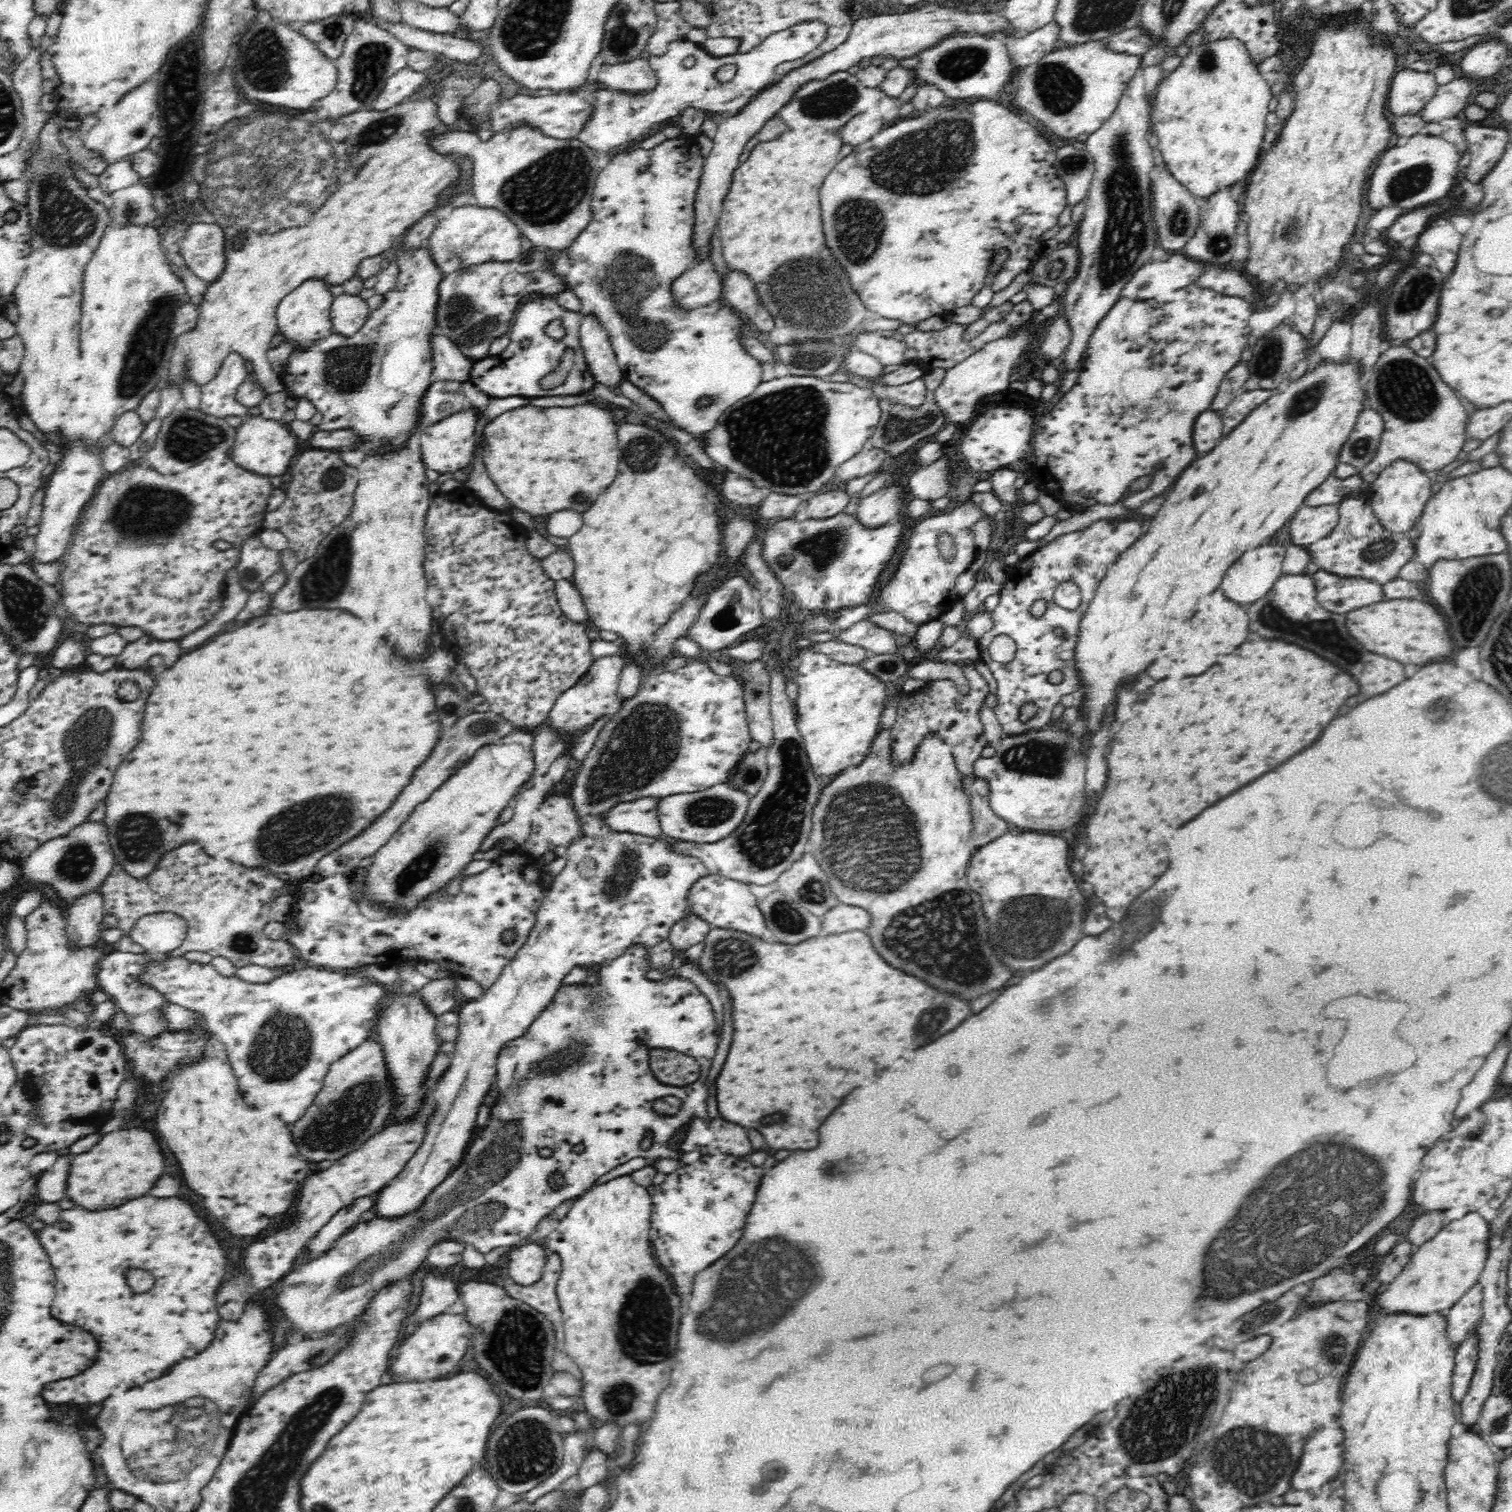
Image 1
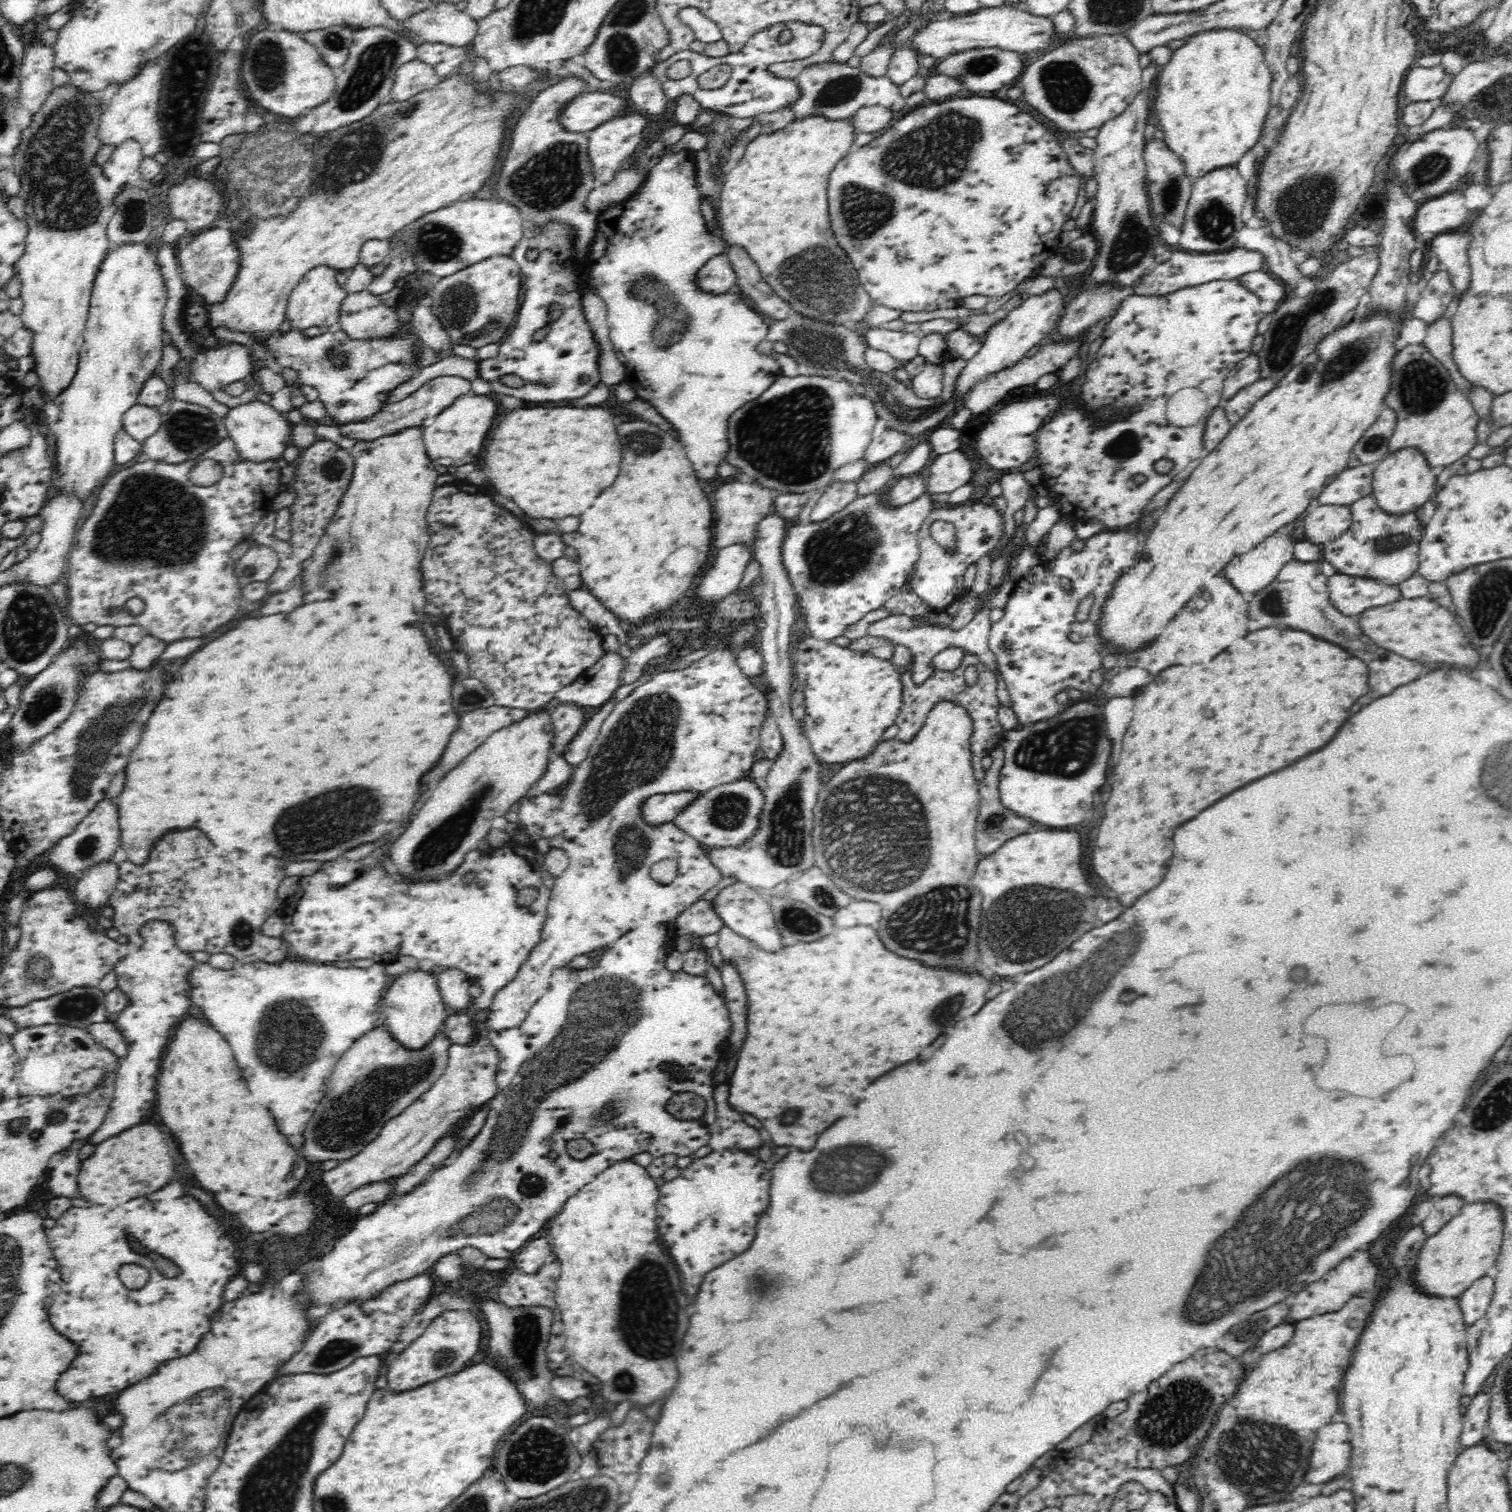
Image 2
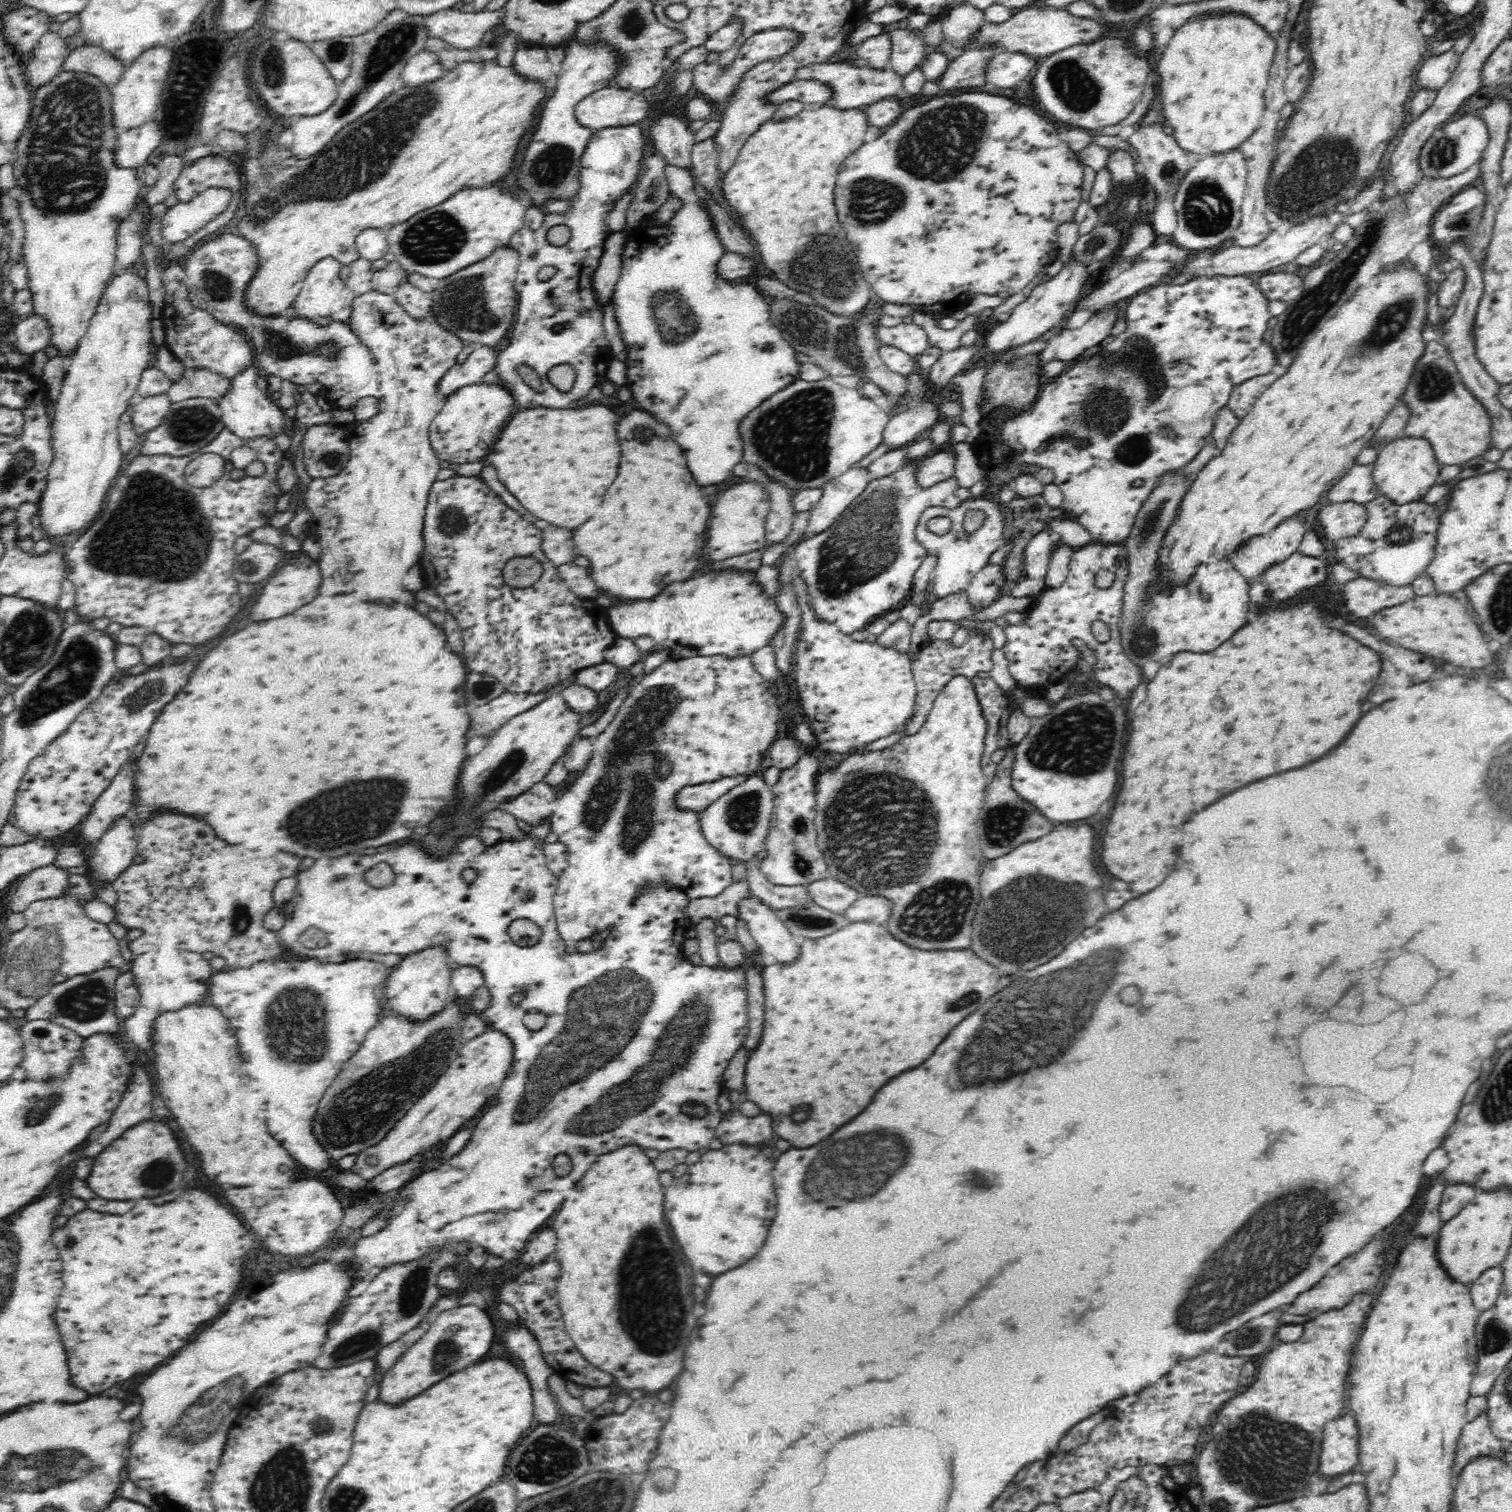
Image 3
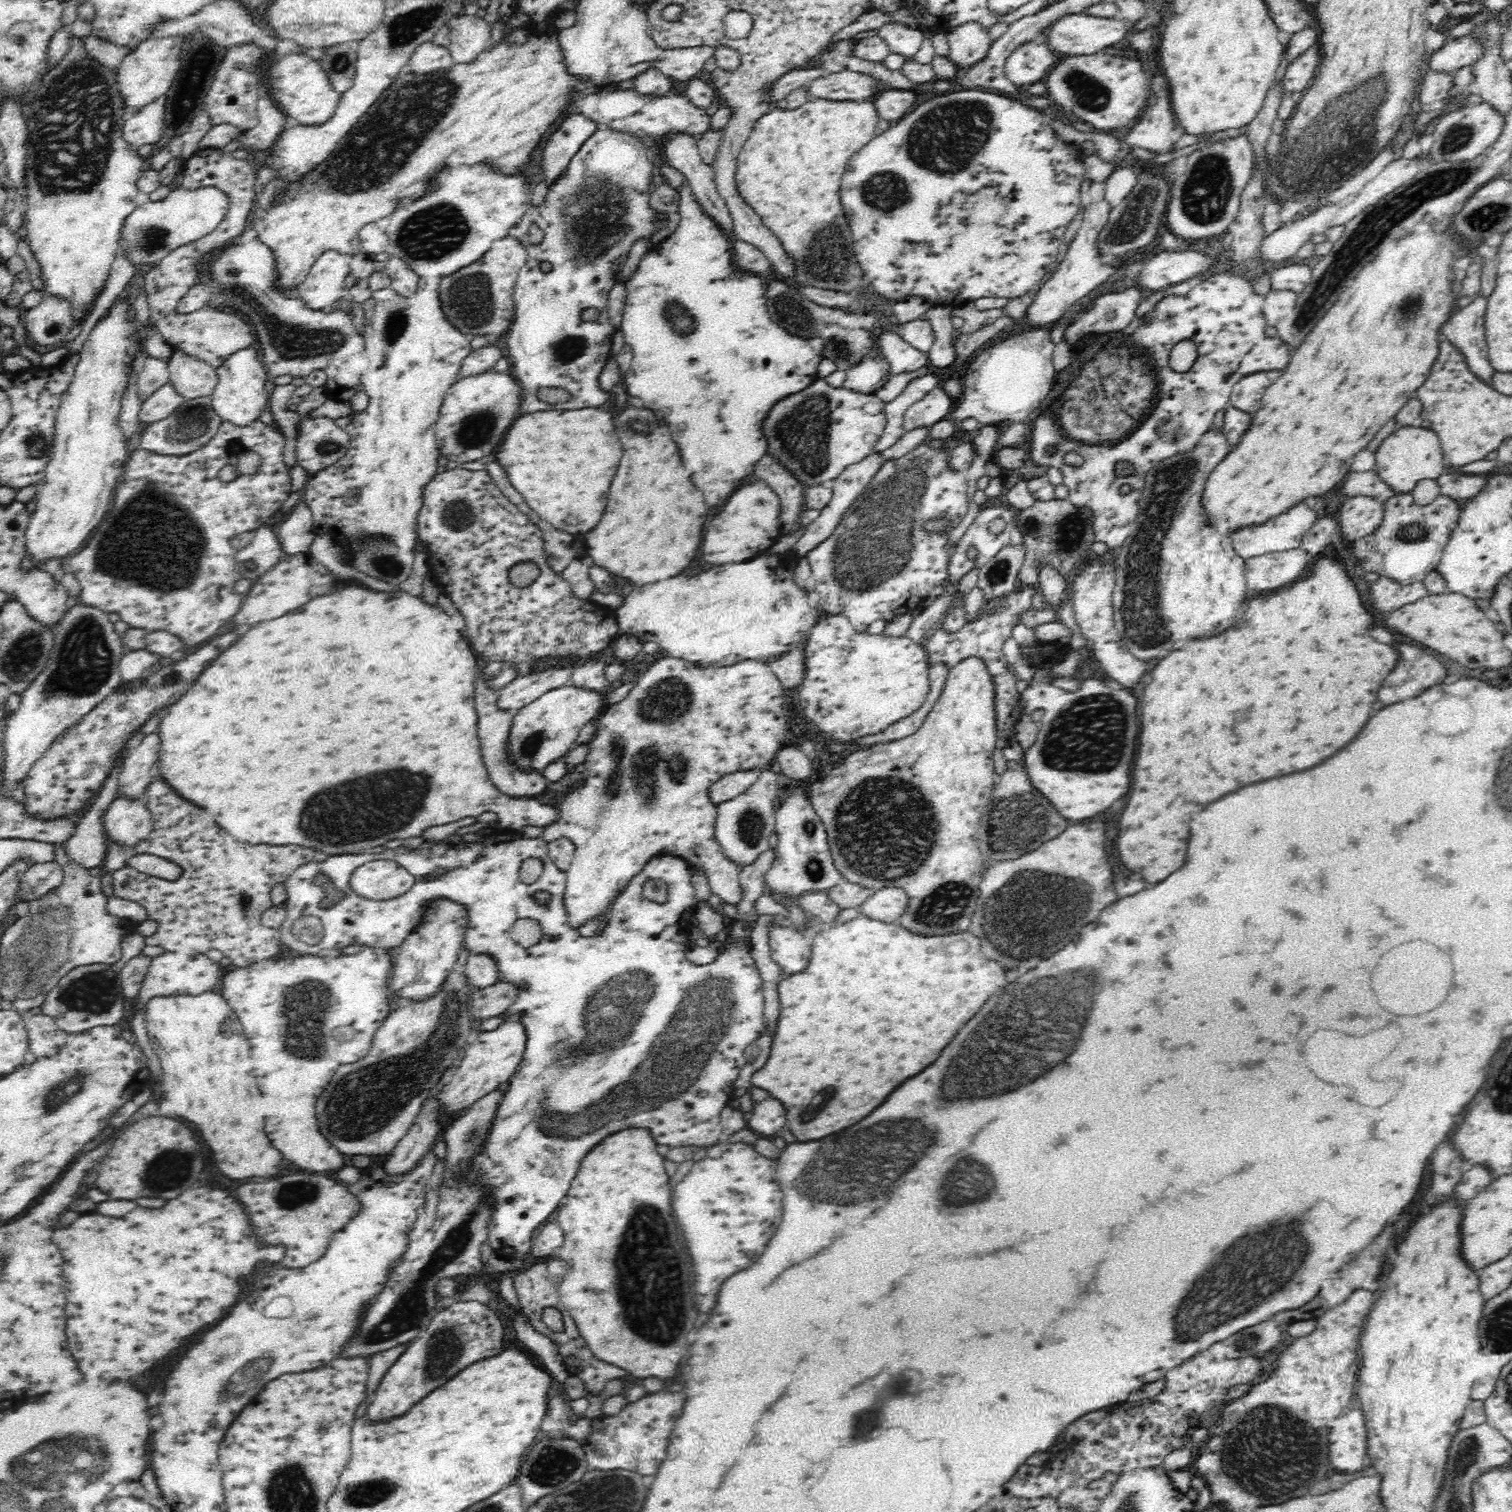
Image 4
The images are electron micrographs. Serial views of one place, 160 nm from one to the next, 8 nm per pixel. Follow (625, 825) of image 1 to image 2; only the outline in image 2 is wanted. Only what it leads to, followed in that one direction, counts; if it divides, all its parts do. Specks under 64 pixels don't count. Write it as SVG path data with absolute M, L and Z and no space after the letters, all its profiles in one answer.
M694 789L656 794L646 800L646 804L642 806L642 815L648 823L672 822L700 796L704 796L704 792Z

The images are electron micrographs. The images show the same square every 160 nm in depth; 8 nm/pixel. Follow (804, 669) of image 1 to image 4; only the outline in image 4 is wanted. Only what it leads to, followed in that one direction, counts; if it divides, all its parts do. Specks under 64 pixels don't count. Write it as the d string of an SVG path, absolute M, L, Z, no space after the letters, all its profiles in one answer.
M825 614L810 632L804 653L808 670L806 680L798 688L804 714L819 730L824 730L826 734L838 740L853 741L855 738L876 734L891 724L898 723L901 718L916 712L930 692L930 659L923 643L914 641L906 635L886 636L881 633L857 631L844 614Z

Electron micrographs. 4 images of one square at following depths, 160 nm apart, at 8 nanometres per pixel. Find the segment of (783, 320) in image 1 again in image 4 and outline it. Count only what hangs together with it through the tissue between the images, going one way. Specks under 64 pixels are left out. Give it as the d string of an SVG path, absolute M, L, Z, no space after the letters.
M815 97L795 109L770 106L766 114L757 118L738 160L736 184L748 205L760 214L766 227L784 243L786 251L796 257L796 282L807 286L838 291L860 288L863 272L852 252L852 238L848 218L840 204L840 180L846 164L854 153L867 146L876 137L876 126L881 120L876 104Z

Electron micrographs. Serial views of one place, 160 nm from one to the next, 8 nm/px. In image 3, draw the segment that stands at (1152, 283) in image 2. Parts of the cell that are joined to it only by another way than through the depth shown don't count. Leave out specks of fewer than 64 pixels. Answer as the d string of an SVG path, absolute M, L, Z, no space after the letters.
M1330 212L1322 213L1321 215L1311 216L1307 218L1304 222L1293 223L1290 230L1285 234L1280 234L1280 232L1276 232L1276 230L1271 229L1271 231L1266 235L1266 238L1259 242L1258 245L1252 247L1241 247L1241 246L1233 246L1233 245L1224 245L1221 247L1221 251L1217 254L1211 254L1208 252L1208 256L1199 255L1192 260L1187 260L1181 264L1180 268L1178 268L1178 272L1176 272L1176 276L1172 277L1172 279L1178 276L1184 276L1190 280L1190 278L1196 278L1196 276L1200 275L1245 275L1251 272L1264 272L1268 270L1272 270L1272 268L1276 268L1276 266L1280 266L1281 264L1288 264L1288 262L1294 262L1298 258L1298 255L1310 246L1314 245L1322 236L1330 236L1336 230L1336 226L1338 224L1332 224L1332 218L1330 218Z

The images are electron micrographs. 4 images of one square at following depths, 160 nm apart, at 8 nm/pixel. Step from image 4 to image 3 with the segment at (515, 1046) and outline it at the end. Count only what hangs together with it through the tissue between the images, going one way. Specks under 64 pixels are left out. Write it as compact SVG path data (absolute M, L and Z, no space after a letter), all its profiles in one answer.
M489 1028L486 1032L466 1040L460 1056L448 1066L448 1070L418 1100L415 1106L396 1121L388 1136L376 1146L366 1148L356 1156L352 1171L362 1177L378 1176L394 1163L414 1155L424 1155L432 1147L446 1143L454 1134L478 1117L496 1096L514 1062L514 1043L502 1030Z

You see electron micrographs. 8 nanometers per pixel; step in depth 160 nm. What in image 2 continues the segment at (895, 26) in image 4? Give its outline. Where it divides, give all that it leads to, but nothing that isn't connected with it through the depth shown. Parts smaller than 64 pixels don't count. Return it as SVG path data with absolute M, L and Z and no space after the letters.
M908 42L900 45L891 56L886 75L900 86L918 74L921 56L922 53Z

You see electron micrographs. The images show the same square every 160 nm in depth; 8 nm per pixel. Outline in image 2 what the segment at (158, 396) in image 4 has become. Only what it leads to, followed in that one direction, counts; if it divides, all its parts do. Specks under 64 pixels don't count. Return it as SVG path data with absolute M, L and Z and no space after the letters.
M138 402L127 410L123 418L123 428L141 443L154 433L158 433L161 425L162 414L158 412L158 407Z

